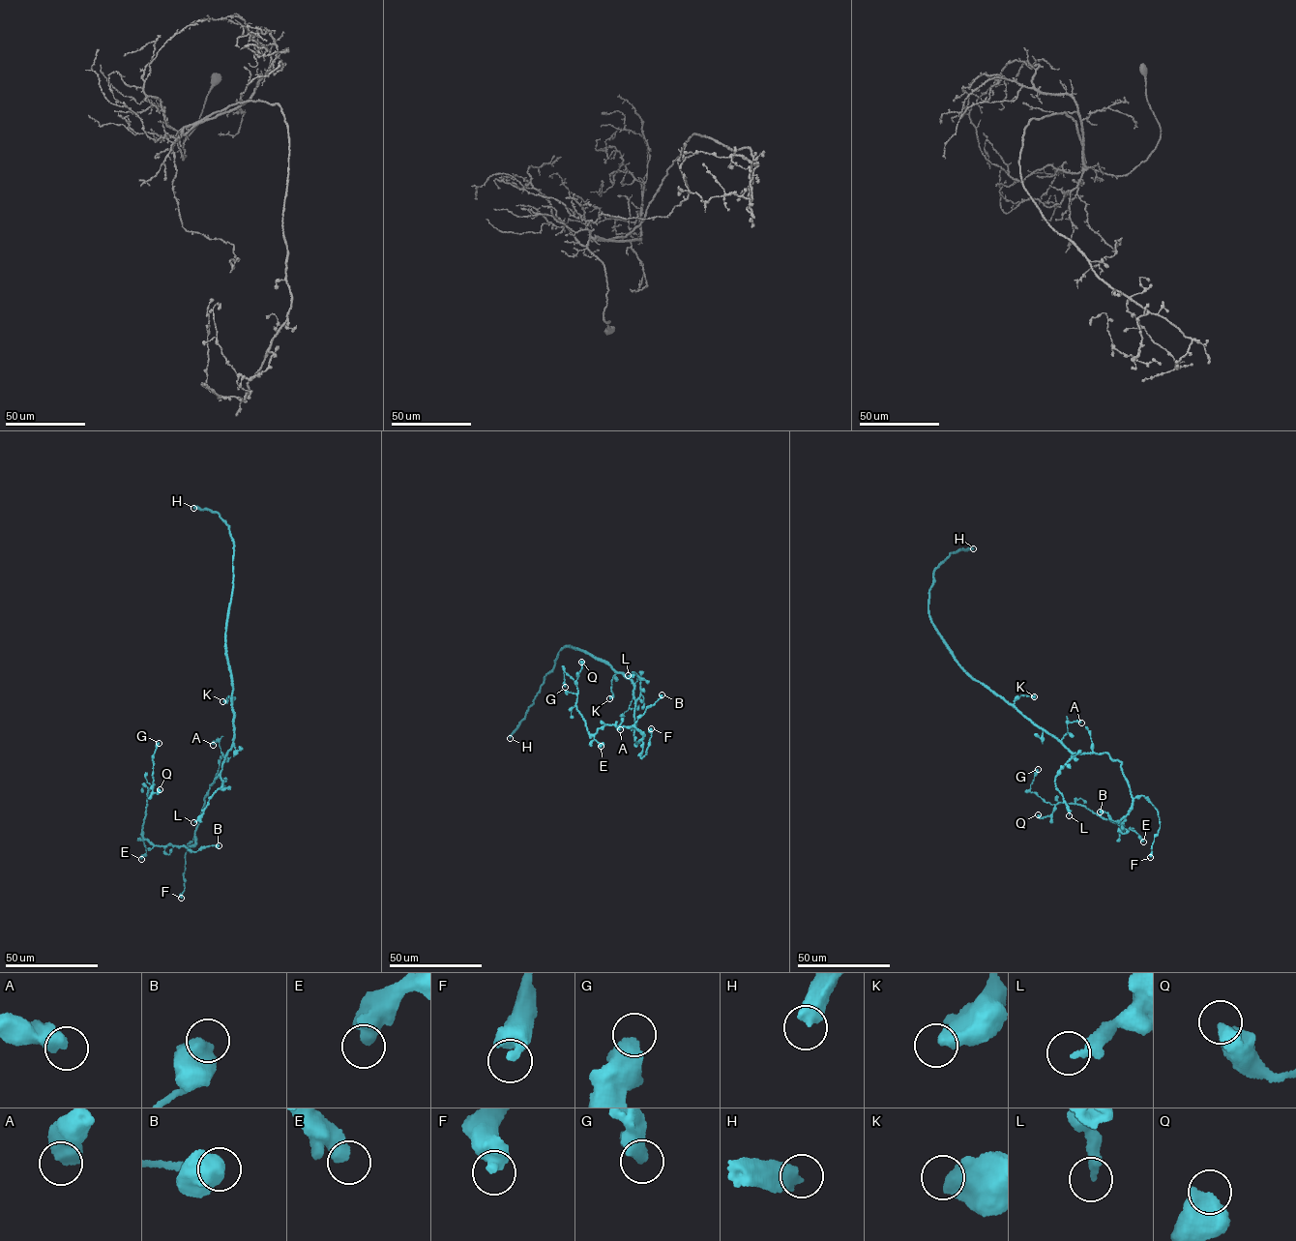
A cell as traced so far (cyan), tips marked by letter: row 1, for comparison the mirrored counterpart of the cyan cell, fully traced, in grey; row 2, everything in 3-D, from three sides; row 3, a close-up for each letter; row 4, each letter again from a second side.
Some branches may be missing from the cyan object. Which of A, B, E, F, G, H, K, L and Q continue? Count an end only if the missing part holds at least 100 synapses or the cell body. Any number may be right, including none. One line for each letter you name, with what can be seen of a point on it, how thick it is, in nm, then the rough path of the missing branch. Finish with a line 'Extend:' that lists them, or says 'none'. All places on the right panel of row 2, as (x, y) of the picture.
H: (973, 548) | 600 nm | (973, 548), (1000, 569), (1013, 600), (1041, 618), (1057, 620), (1080, 603), (1091, 580), (1068, 516)
Extend: H

